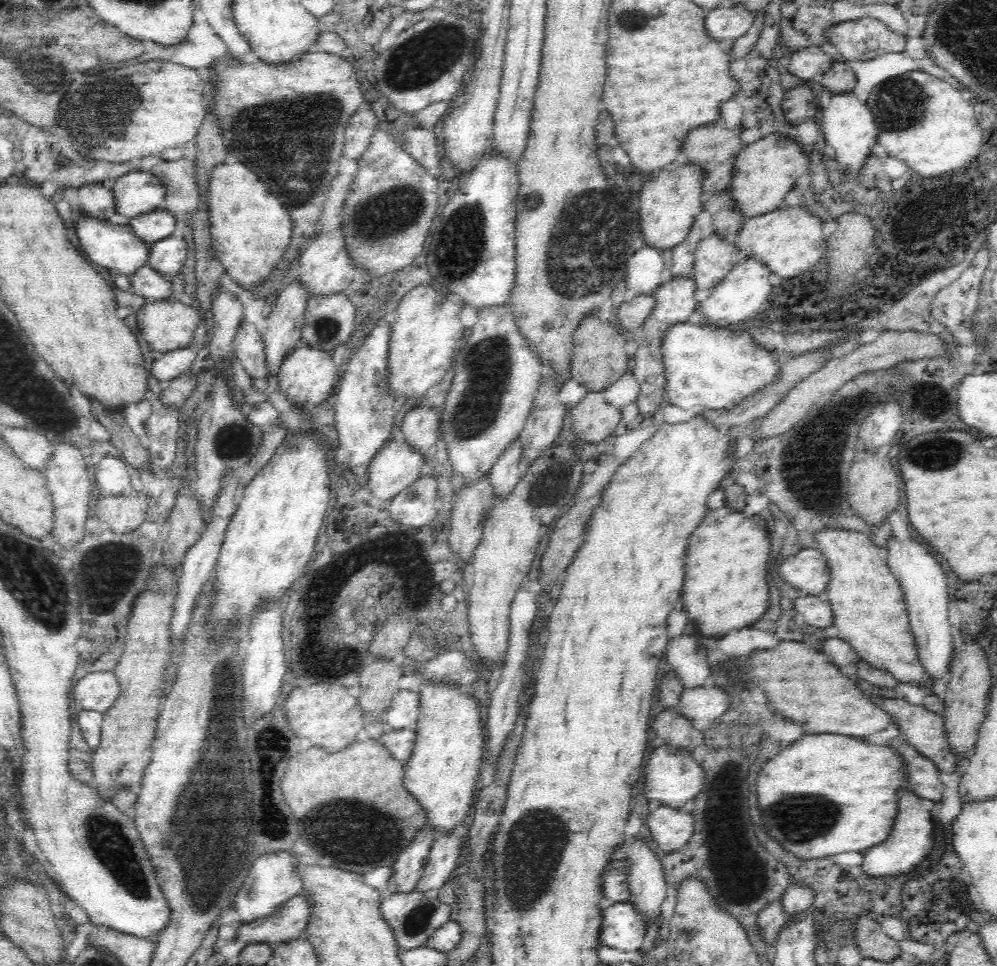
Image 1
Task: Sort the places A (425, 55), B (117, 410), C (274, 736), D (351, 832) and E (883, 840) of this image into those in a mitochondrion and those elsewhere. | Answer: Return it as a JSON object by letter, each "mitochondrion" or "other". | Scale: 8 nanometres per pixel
{"A":"mitochondrion","B":"other","C":"mitochondrion","D":"mitochondrion","E":"other"}

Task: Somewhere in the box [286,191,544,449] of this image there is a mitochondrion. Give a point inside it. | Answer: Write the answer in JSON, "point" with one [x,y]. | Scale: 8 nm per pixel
{"point":[488,363]}

